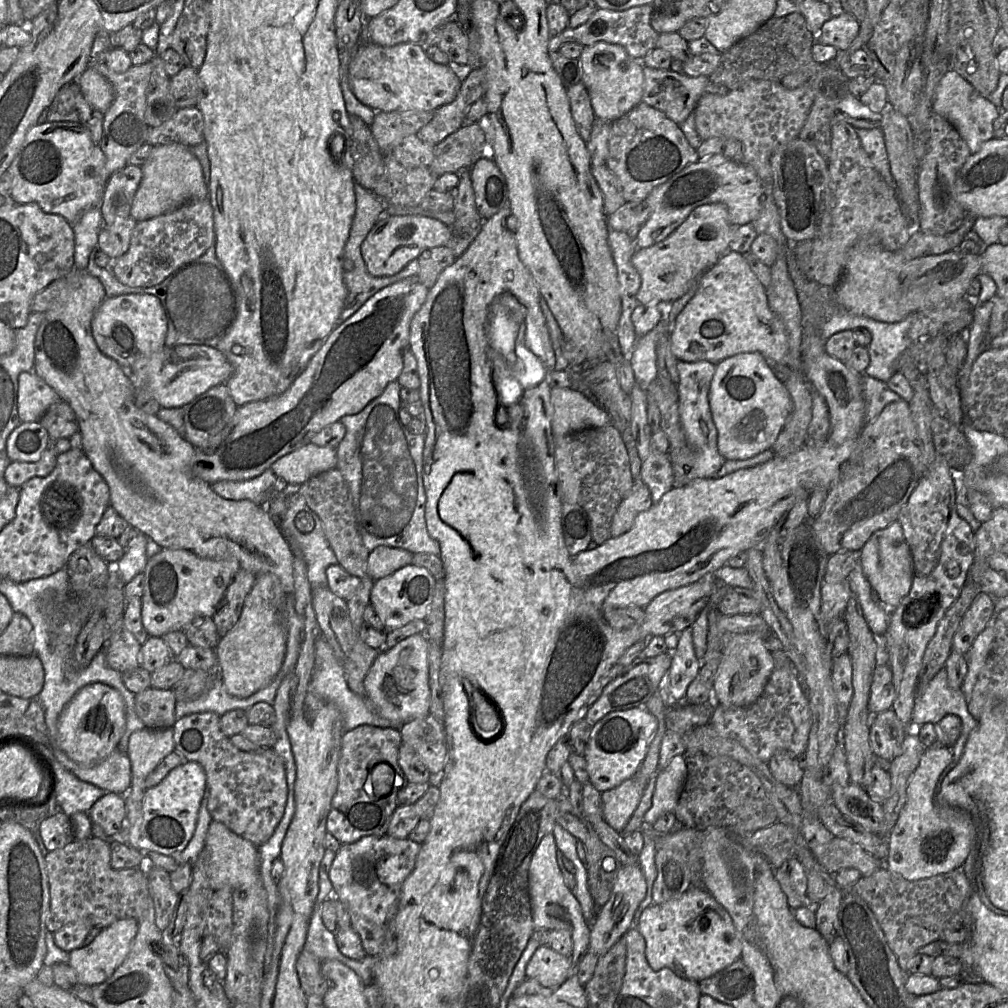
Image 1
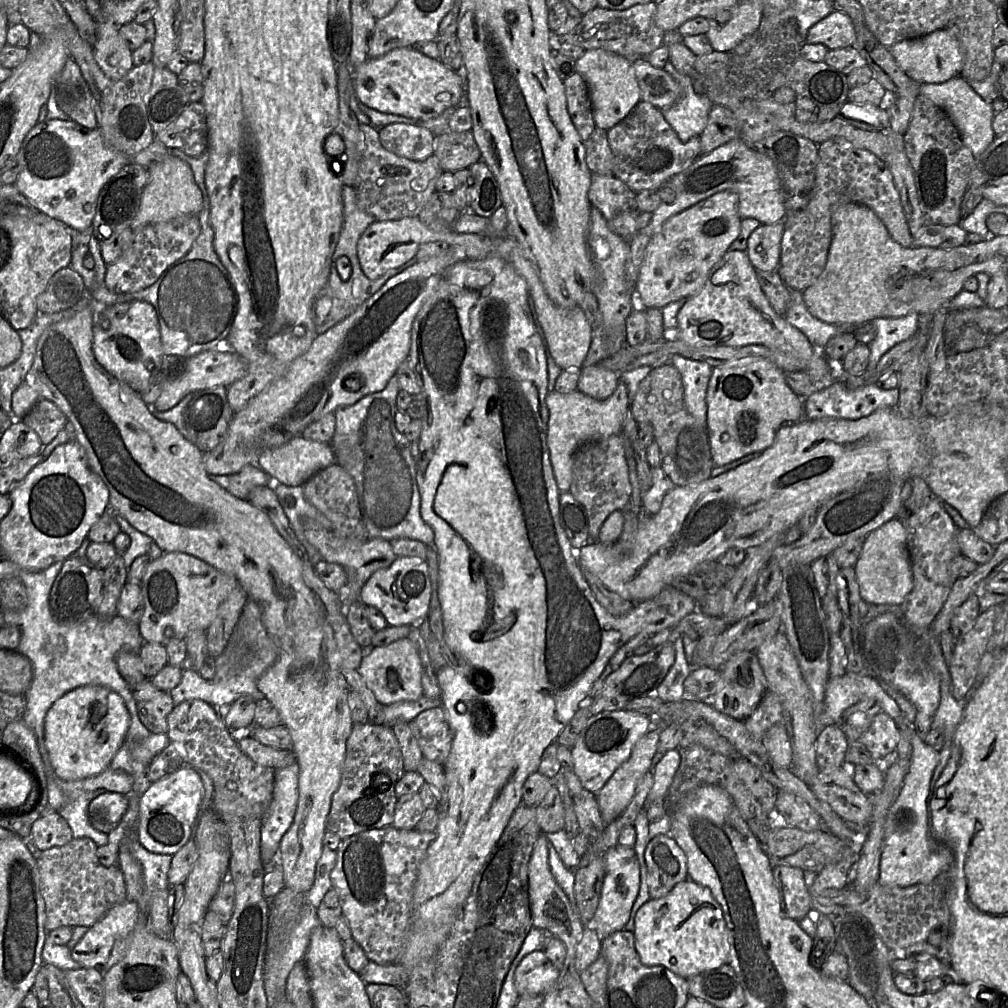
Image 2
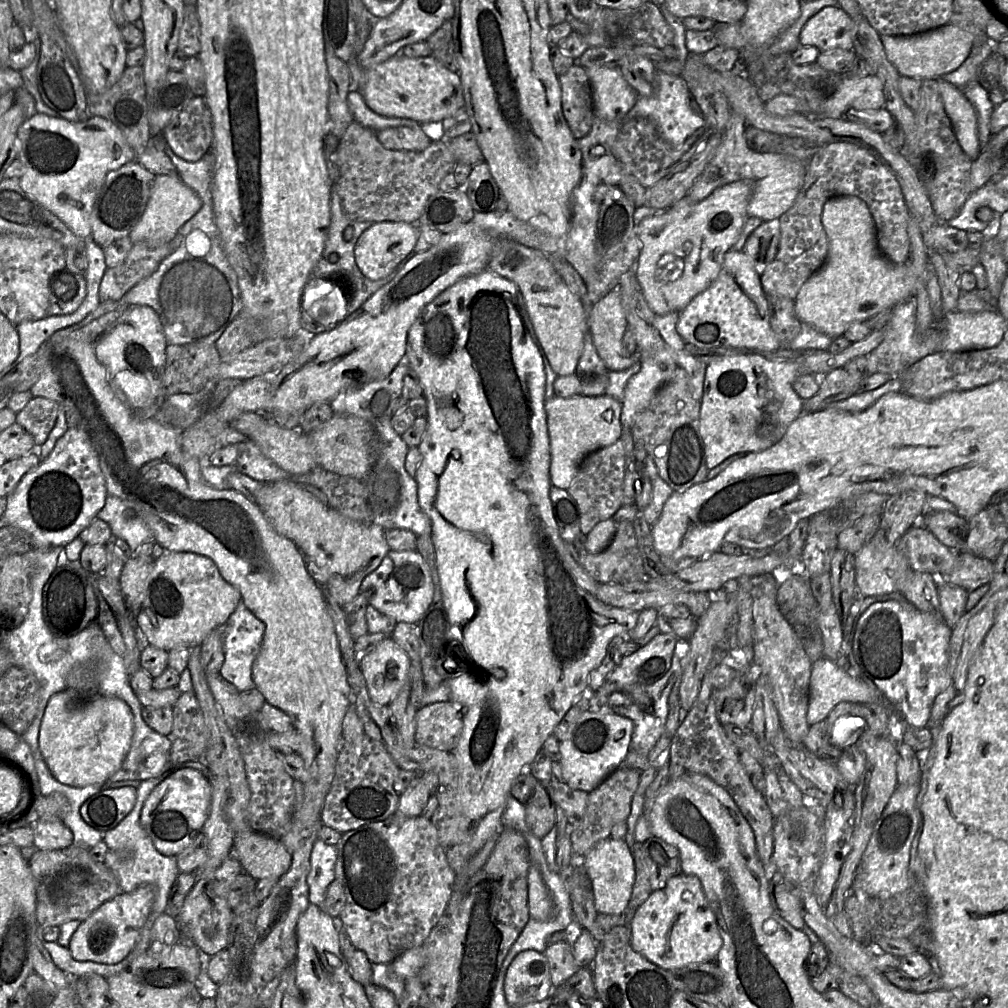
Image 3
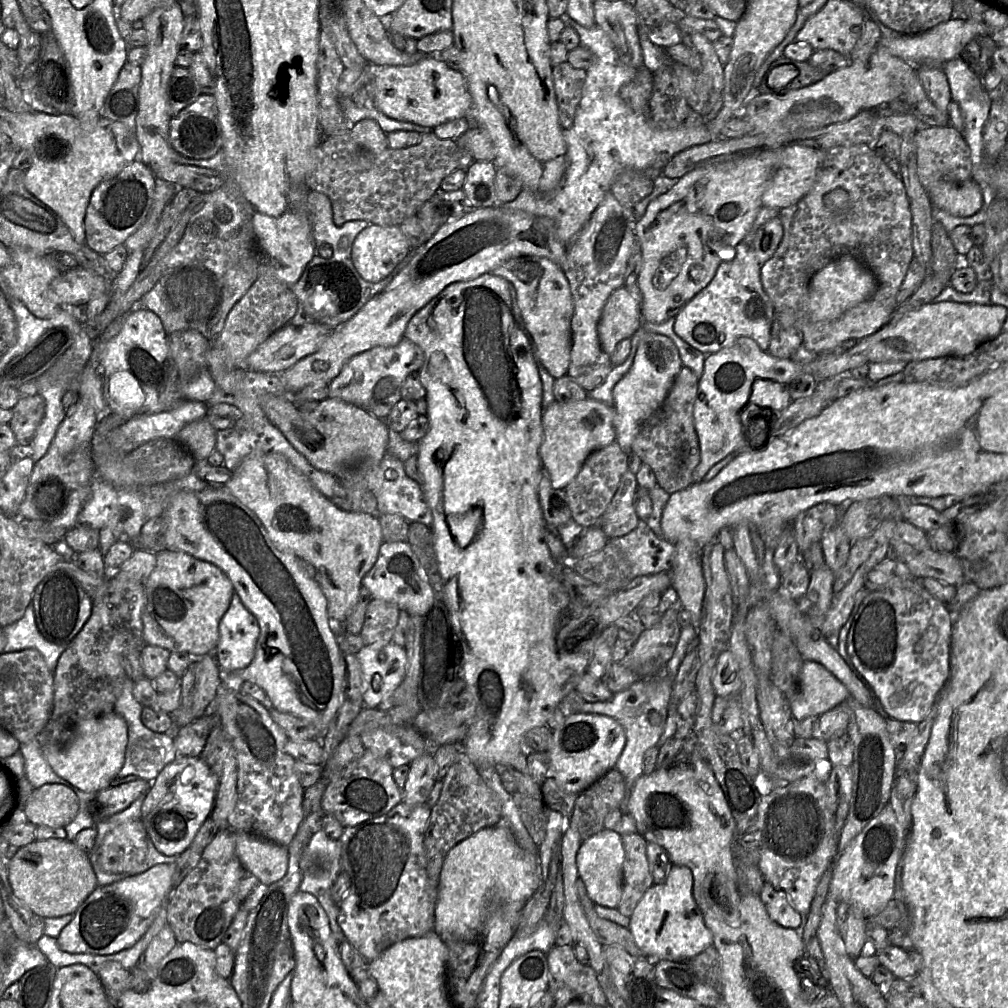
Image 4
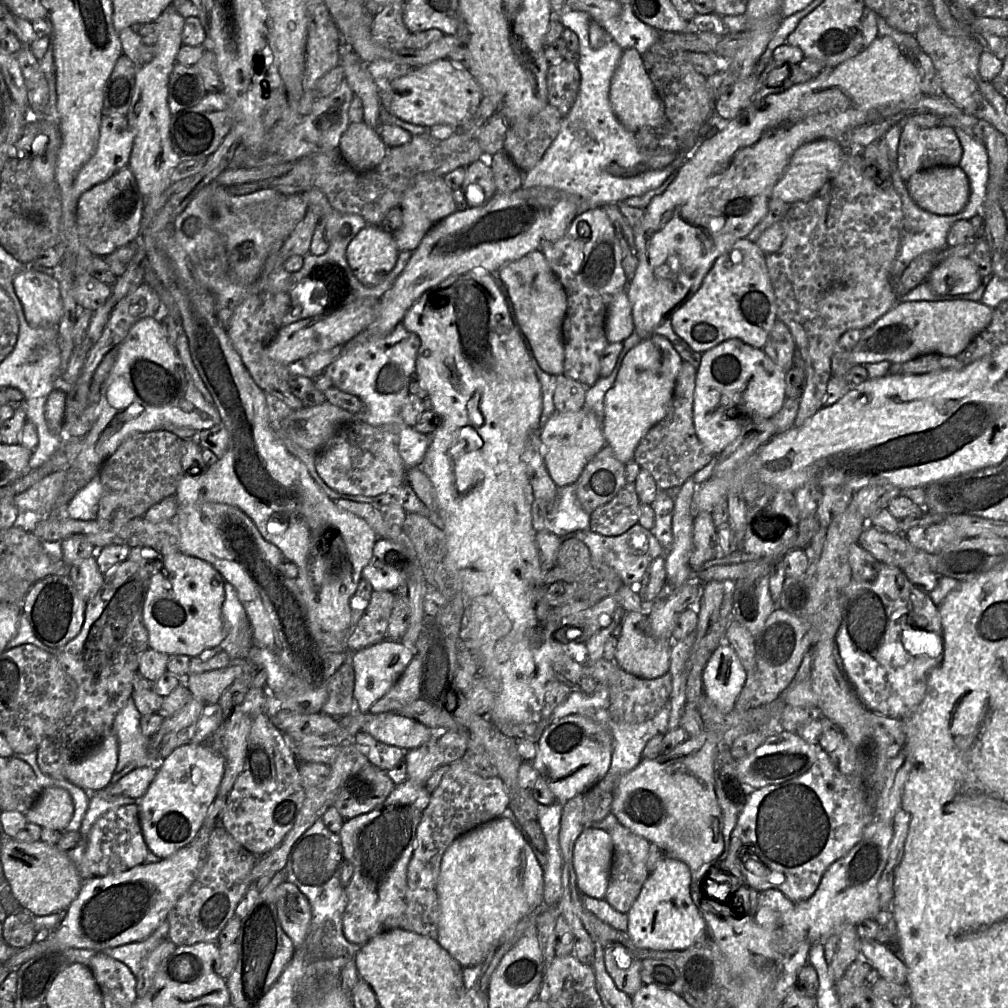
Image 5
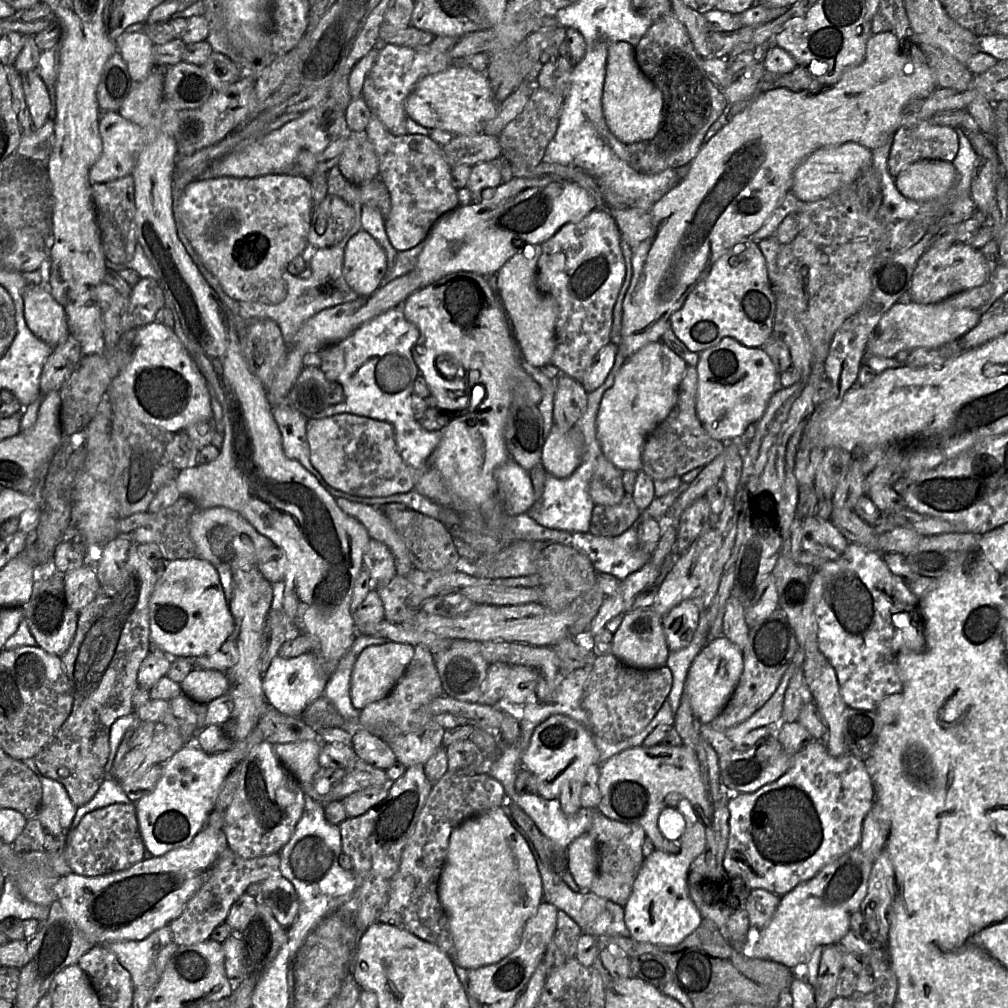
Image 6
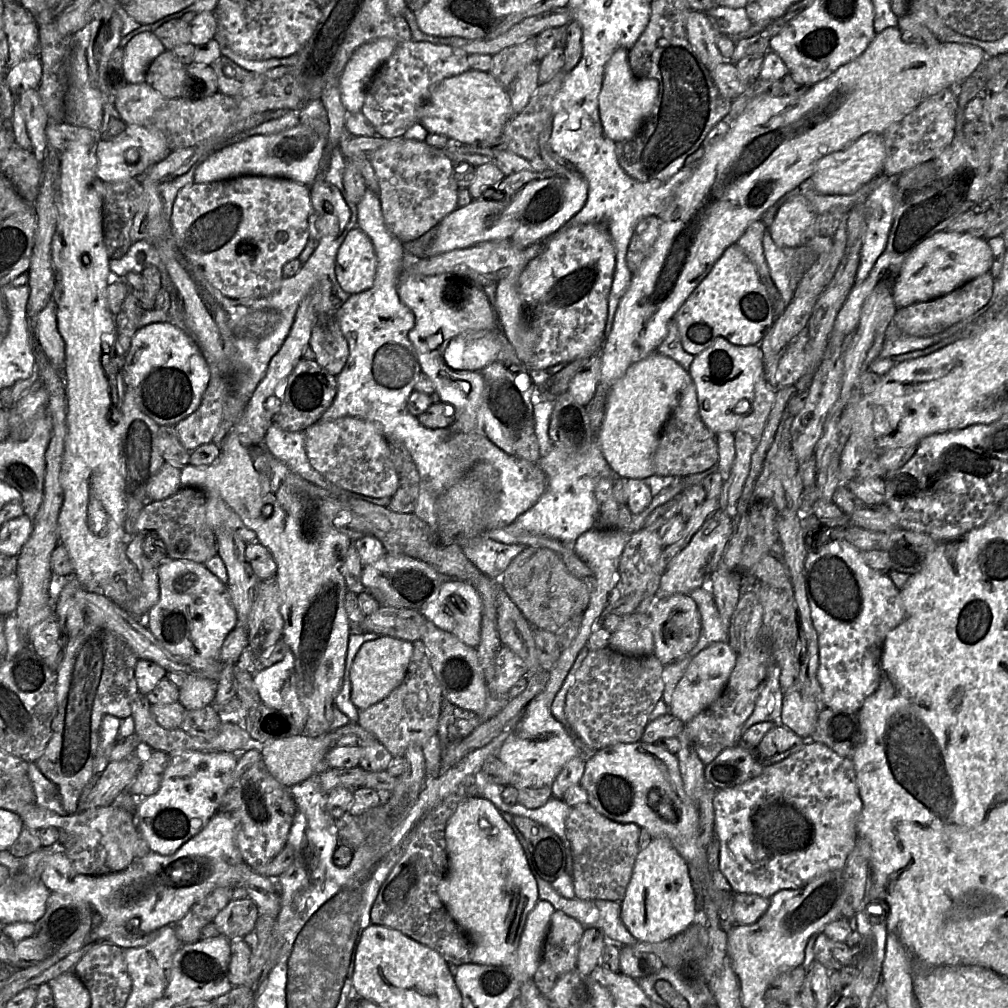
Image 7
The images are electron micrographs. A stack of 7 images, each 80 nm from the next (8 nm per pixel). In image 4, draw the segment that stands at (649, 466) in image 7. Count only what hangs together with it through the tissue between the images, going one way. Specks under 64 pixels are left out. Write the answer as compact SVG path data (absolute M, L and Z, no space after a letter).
M643 328L636 332L638 347L633 364L613 388L615 442L627 454L632 451L632 443L643 426L662 406L683 366L678 349L670 338Z

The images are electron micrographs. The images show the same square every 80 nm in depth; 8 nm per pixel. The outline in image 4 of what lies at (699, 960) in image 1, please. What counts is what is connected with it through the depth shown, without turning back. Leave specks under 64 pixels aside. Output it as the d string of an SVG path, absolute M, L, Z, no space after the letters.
M673 864L666 878L645 892L630 916L629 930L636 945L653 960L686 961L713 945L712 933L693 897L693 874L687 866Z

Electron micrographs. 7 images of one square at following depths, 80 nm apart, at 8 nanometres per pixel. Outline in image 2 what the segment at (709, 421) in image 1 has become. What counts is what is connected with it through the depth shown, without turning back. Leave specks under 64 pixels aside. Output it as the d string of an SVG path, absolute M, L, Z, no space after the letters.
M673 354L671 363L682 378L687 411L701 426L707 425L707 389L713 367L709 364Z

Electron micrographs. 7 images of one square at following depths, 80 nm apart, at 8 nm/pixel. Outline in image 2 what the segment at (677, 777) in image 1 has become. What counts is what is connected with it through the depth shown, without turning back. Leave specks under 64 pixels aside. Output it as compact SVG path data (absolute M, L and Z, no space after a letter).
M669 750L663 754L657 765L653 767L654 783L643 807L645 812L647 812L648 806L652 802L666 797L680 765L680 760L681 757L677 750Z

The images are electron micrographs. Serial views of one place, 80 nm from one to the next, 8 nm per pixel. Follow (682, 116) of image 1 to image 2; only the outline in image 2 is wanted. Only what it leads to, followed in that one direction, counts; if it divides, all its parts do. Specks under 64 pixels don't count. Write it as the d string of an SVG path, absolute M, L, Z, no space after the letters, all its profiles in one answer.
M646 59L639 60L633 65L642 101L664 109L679 99L681 86L665 69L654 67Z

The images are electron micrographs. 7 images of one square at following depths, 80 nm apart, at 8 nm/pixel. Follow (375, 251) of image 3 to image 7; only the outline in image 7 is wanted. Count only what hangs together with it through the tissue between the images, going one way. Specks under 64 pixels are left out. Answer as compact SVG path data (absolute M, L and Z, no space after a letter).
M360 229L349 231L336 256L335 274L349 295L370 289L376 275L376 255L370 238Z

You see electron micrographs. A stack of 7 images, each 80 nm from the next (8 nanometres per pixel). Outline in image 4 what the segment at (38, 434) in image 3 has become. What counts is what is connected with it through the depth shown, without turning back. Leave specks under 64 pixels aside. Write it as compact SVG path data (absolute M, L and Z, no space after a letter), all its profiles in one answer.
M40 395L21 398L13 407L13 417L9 426L18 444L31 443L36 429L45 415L45 400Z

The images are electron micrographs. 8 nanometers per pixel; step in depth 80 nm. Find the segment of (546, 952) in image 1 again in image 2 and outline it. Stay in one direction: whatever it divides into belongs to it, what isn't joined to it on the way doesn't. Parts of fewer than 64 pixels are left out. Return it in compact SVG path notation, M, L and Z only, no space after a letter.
M544 950L527 954L514 974L514 983L519 996L539 995L549 991L557 981L561 970L546 957Z

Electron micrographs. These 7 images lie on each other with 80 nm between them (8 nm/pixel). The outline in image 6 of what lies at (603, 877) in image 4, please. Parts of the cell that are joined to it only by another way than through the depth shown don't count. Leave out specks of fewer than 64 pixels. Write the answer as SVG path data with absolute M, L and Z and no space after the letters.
M586 832L577 837L567 848L568 871L580 887L589 892L598 869L598 844L593 834Z

